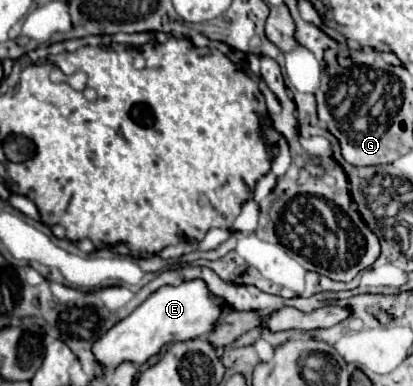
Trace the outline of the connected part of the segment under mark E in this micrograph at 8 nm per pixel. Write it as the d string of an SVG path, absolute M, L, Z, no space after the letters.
M202 280L182 282L176 288L162 286L152 292L130 316L114 324L102 338L98 338L92 346L92 354L96 362L100 362L102 370L114 370L122 362L132 362L140 366L170 342L208 336L222 308L224 306L220 306L220 302L208 292Z

